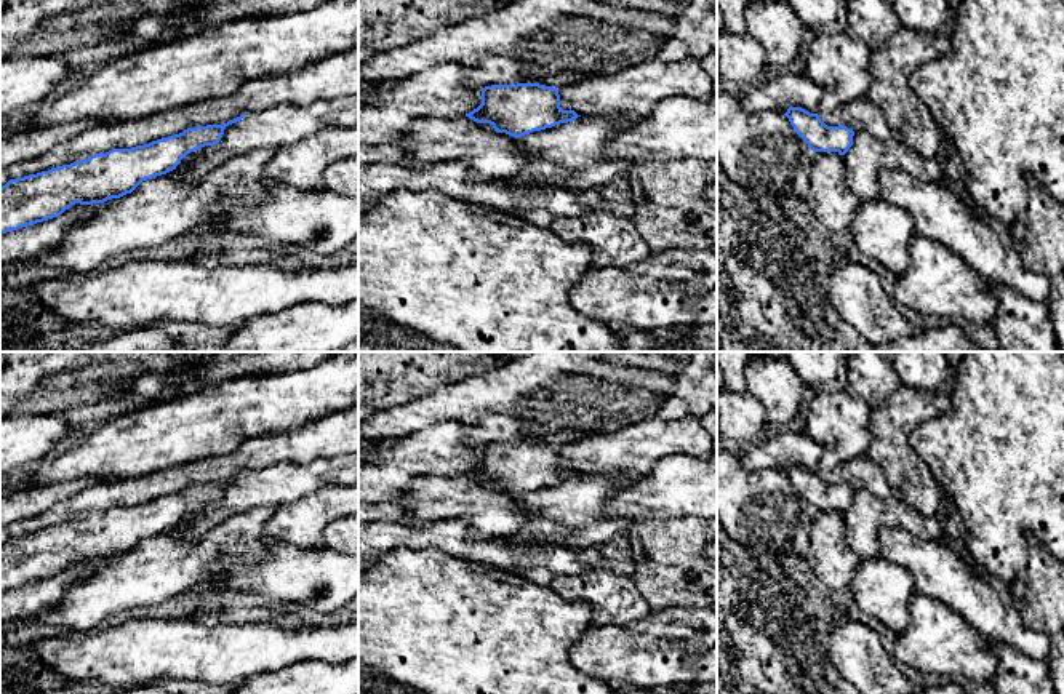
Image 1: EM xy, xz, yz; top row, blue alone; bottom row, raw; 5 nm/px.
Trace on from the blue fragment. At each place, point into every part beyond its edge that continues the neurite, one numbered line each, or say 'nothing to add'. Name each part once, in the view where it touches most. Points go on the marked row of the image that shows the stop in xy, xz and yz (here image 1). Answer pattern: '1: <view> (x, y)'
nothing to add

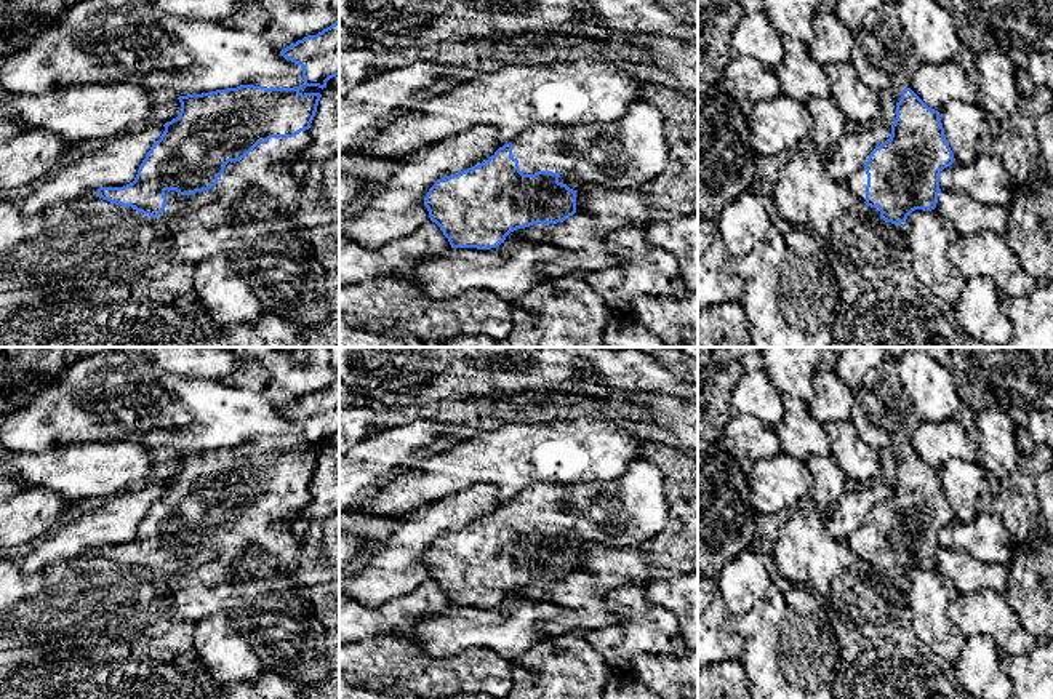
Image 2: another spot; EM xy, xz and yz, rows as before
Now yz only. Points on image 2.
1: yz (856, 184)

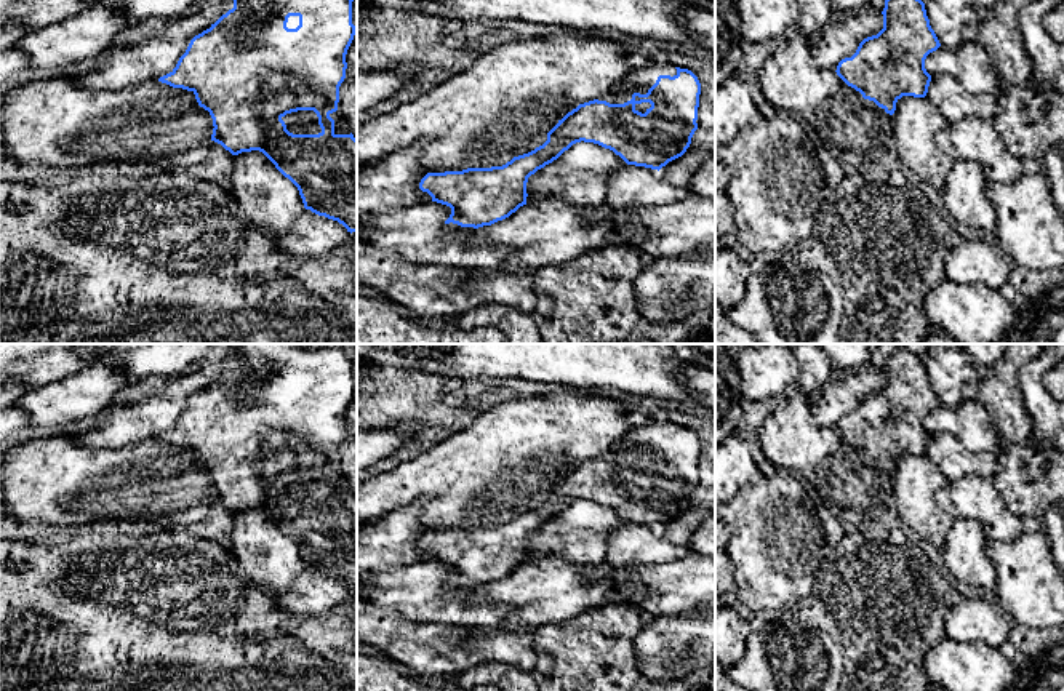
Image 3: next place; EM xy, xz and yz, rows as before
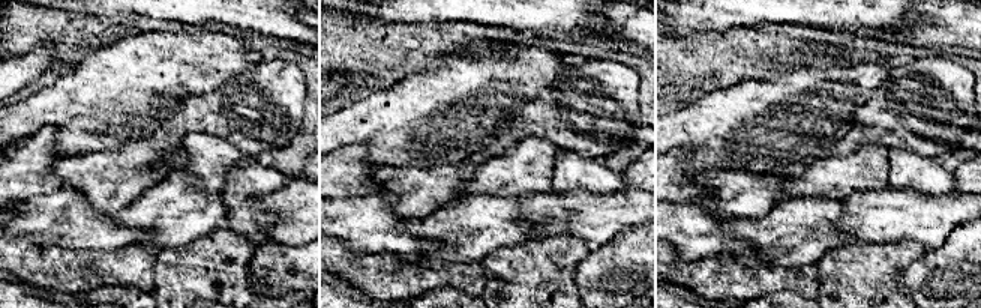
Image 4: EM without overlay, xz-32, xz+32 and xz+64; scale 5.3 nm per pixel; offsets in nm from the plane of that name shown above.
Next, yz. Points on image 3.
nothing to add

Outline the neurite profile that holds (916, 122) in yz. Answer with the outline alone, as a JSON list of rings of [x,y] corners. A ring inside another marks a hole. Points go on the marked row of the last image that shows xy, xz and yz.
[[[898,99],[893,114],[896,157],[920,182],[939,192],[955,163],[936,142],[936,134],[944,125],[944,115],[930,99]]]

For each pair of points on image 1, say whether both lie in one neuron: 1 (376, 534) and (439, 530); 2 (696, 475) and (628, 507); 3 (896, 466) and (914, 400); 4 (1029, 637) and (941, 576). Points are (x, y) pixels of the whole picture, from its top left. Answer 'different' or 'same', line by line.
1: same
2: same
3: same
4: same

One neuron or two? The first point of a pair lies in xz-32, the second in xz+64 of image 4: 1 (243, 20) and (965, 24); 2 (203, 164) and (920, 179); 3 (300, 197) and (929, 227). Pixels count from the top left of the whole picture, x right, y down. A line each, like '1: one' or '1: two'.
1: two
2: two
3: one

